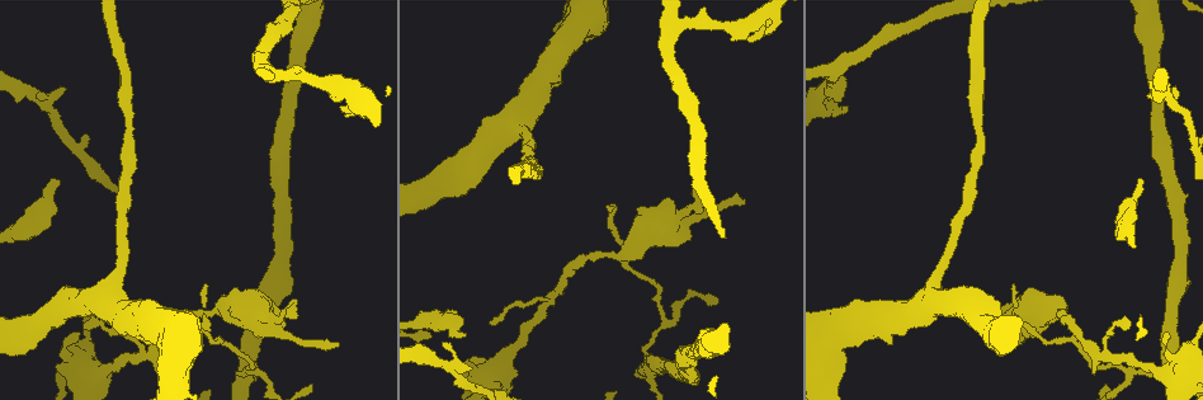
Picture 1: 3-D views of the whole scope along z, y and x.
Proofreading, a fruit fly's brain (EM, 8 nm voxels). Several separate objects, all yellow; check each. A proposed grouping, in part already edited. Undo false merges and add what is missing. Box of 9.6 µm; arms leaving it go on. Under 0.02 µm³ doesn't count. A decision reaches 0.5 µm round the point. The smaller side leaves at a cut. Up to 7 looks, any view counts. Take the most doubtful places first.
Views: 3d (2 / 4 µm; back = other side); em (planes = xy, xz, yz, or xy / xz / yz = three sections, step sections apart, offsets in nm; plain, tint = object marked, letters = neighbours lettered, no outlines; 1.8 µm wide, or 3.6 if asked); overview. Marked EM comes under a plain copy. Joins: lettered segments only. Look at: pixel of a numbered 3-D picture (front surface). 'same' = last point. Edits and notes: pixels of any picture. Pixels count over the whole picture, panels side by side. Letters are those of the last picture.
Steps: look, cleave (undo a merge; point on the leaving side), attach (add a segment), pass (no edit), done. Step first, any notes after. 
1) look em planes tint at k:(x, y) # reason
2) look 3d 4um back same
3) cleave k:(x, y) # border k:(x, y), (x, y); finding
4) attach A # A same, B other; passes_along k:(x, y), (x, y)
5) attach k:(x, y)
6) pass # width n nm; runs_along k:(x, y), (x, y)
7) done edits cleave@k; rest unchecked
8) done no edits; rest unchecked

look 3d 4um at 1:(58, 186) # branch stops here

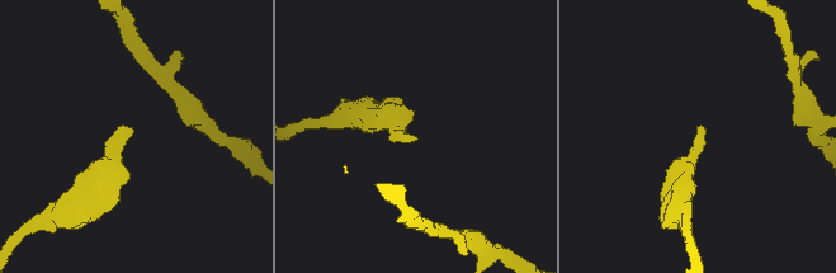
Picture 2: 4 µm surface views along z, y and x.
look em planes tint at 2:(700, 135) # shape alone is not enough

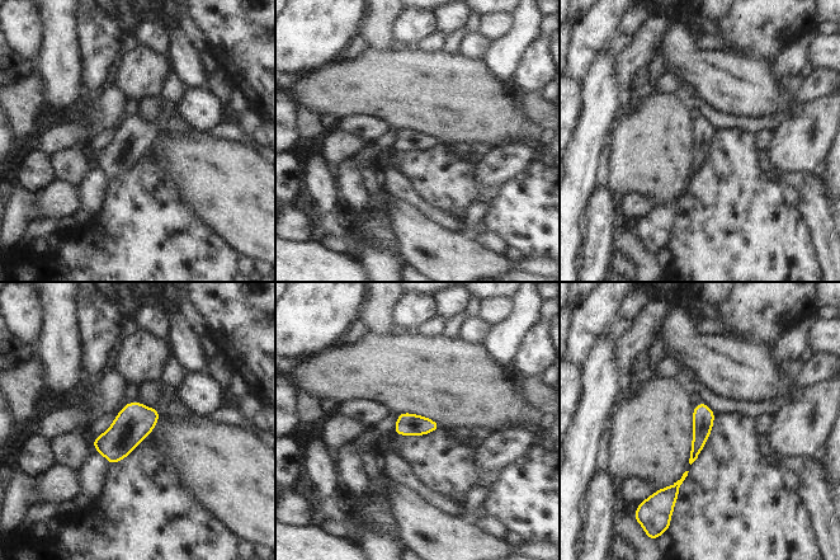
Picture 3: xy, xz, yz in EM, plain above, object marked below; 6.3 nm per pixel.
look em planes letters same

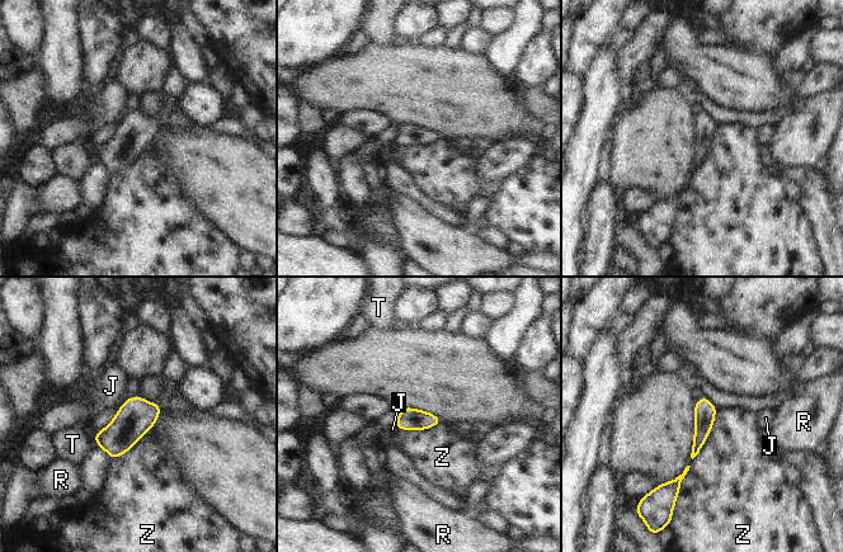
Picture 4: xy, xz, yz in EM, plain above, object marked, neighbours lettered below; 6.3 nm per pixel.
pass # width 140 nm; J other, R other, T other, Z other; no lettered segment goes on from it

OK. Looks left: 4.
look em xy step 8 letters at 1:(1093, 374) # free end

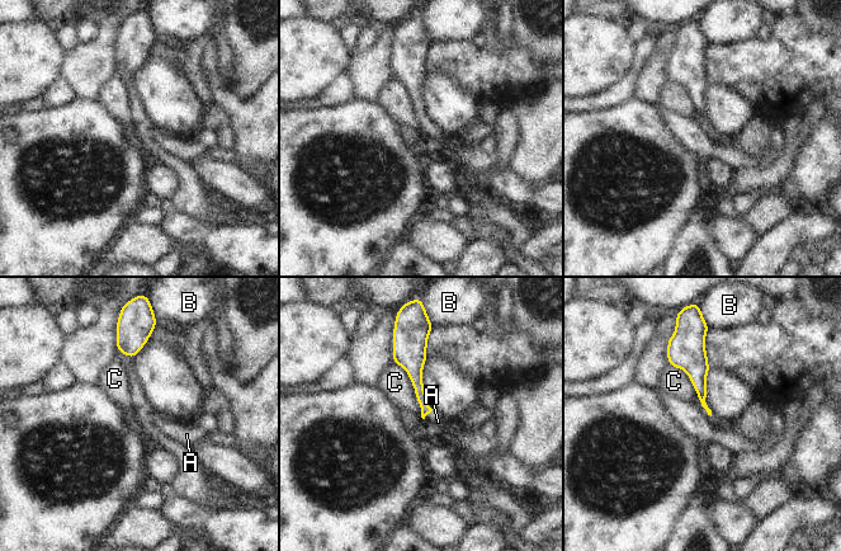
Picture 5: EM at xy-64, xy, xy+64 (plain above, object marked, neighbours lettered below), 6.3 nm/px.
attach A # A same, B other, C other; passes_along 5:(415, 375), (431, 410), (438, 422); it goes on there

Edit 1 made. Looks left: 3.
look 3d 4um at 1:(295, 315) # an open end

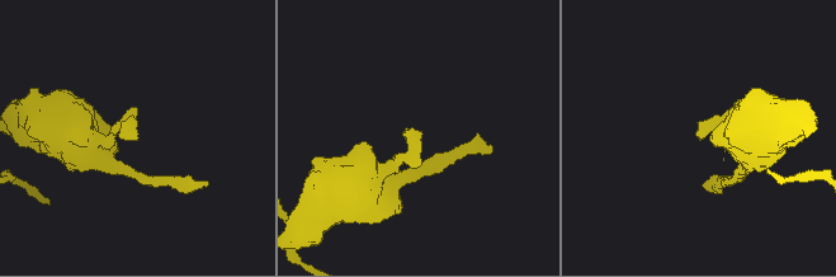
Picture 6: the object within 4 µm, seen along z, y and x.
look em planes letters at 6:(137, 137) # need the tissue

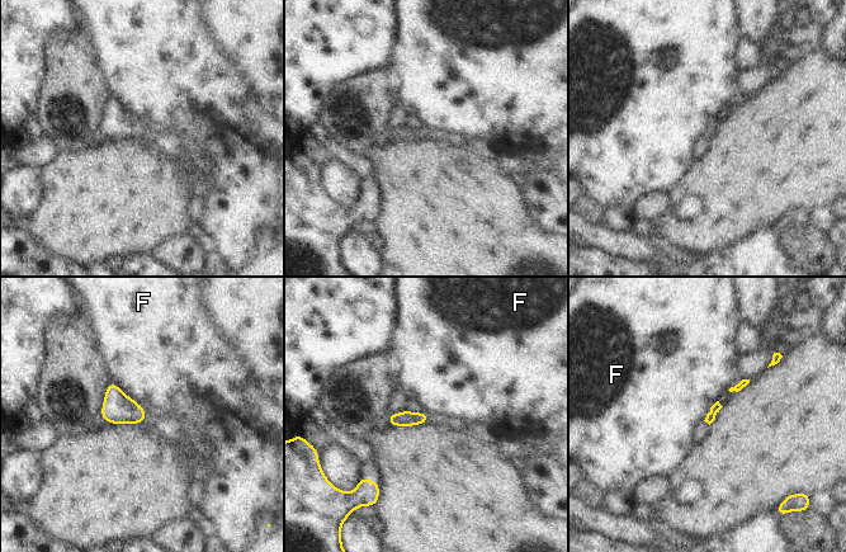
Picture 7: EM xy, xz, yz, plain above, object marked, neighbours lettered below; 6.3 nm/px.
pass # longest_contact F 320 nm; F other; border 7:(110, 381), (147, 413); none of them fits

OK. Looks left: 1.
done edits attach@5; rest unchecked

